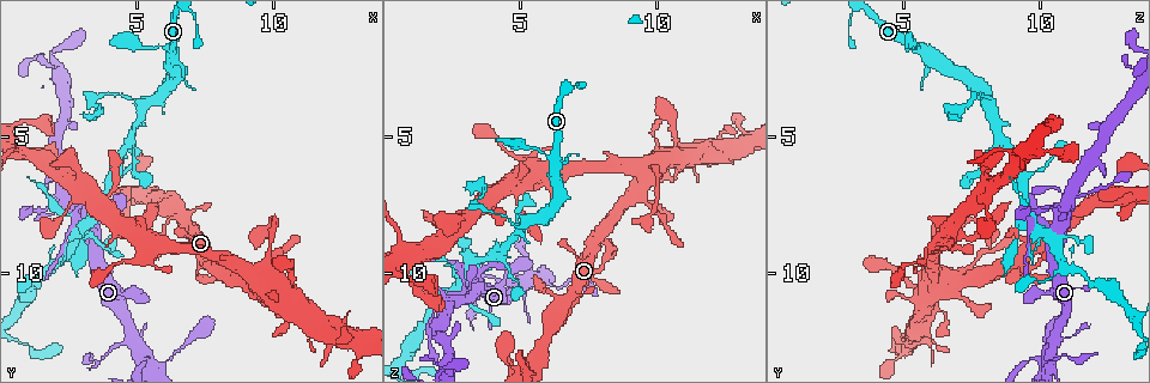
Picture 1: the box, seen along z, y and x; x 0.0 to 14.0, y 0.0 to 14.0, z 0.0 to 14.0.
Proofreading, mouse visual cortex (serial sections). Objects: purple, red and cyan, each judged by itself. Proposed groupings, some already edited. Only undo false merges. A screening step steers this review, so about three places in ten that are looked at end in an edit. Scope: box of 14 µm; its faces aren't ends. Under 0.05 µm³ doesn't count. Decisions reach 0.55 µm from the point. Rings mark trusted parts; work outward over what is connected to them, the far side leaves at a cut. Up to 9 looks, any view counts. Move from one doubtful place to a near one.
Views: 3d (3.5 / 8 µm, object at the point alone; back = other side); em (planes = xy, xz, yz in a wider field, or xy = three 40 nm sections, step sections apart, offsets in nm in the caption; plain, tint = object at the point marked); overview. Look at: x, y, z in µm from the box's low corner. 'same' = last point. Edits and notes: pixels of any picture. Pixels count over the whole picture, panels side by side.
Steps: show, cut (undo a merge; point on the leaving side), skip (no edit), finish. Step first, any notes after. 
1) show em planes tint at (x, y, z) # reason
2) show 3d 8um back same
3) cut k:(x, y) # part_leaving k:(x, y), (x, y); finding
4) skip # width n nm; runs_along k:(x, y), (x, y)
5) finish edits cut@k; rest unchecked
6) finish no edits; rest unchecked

show 3d 3.5um at (5.3, 4.0, 8.1) # small branch off a trunk

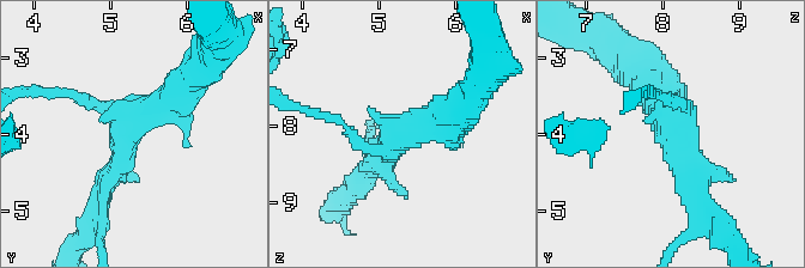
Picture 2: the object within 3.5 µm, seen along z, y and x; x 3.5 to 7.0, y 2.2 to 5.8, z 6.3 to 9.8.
show em xy step 3 tint at (5.20, 3.90, 8.20) # arms 3; arm_widths 150, 300, 450 nm

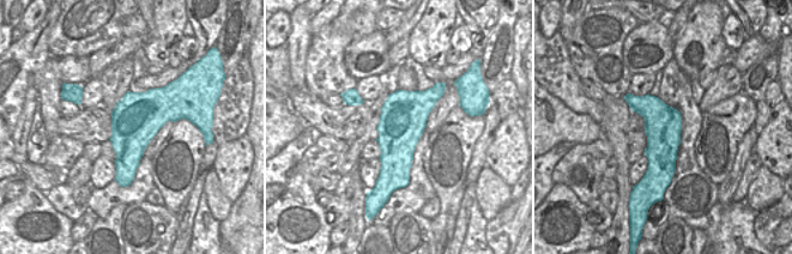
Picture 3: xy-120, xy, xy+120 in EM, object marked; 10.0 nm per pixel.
show em planes tint same # another direction

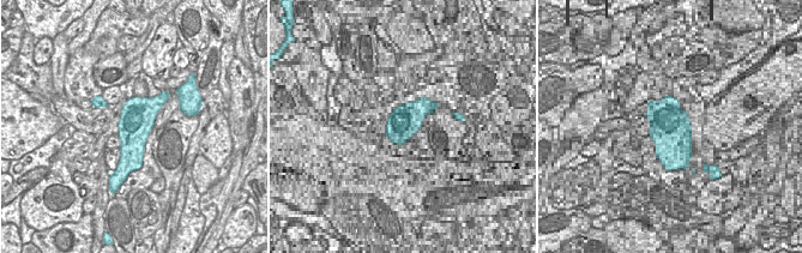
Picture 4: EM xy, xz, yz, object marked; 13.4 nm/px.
skip # runs_along 2:(186, 83), (127, 127), (101, 196); one cell here

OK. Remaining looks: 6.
show 3d 3.5um at (2.9, 6.5, 7.9) # four arms meet

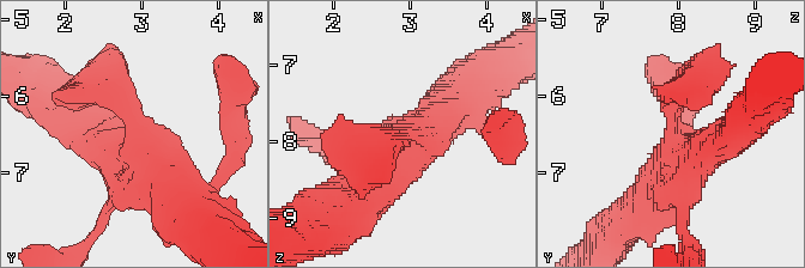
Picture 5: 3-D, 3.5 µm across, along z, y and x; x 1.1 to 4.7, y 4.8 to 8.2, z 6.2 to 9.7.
show em xy step 5 tint at (2.95, 6.55, 7.90)

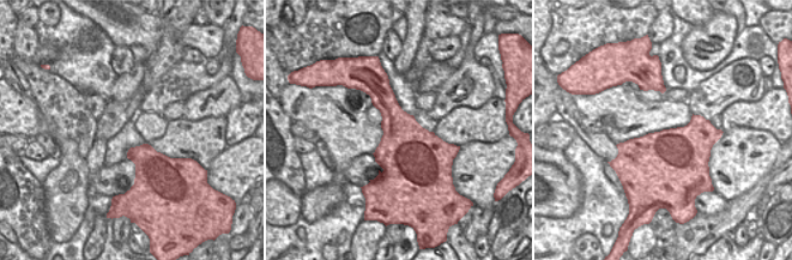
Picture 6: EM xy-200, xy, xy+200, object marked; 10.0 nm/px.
skip # runs_along 5:(468, 91), (387, 164), (369, 192); one cell here

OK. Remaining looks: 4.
show 3d 3.5um back at (2.4, 7.0, 11.0) # looks like a crossing

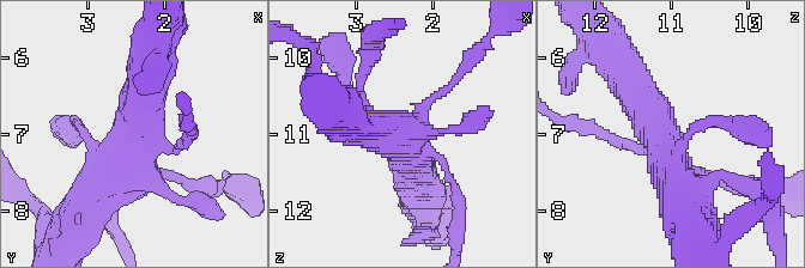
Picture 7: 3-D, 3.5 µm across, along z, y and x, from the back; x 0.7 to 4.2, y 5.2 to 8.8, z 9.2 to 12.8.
show em planes tint at (2.35, 7.10, 11.10)

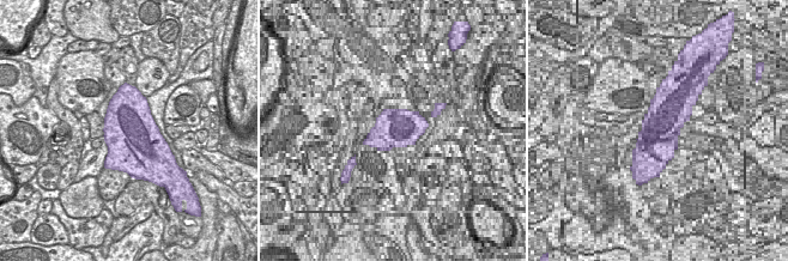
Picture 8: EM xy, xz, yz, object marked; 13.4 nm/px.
show em xy step 1 tint same # cut it another way

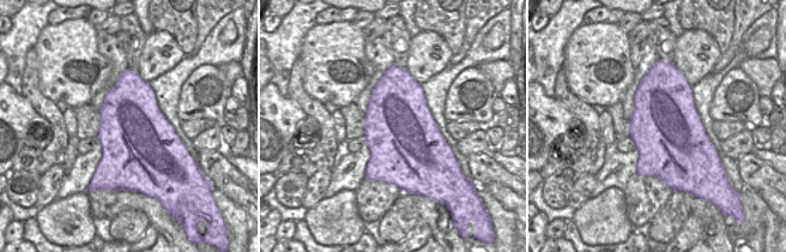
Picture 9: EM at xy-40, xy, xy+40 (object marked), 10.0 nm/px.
skip # runs_along 7:(77, 217), (135, 151), (150, 89); continuous, no second cell

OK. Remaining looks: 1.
finish no edits; rest unchecked

